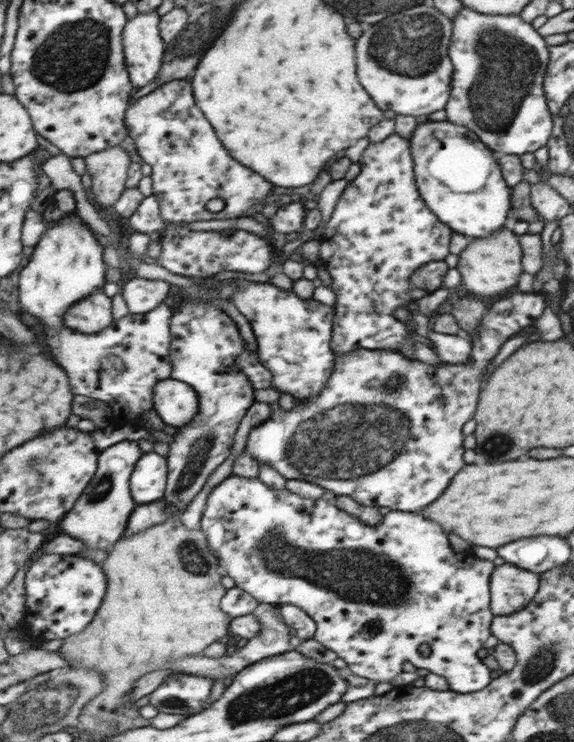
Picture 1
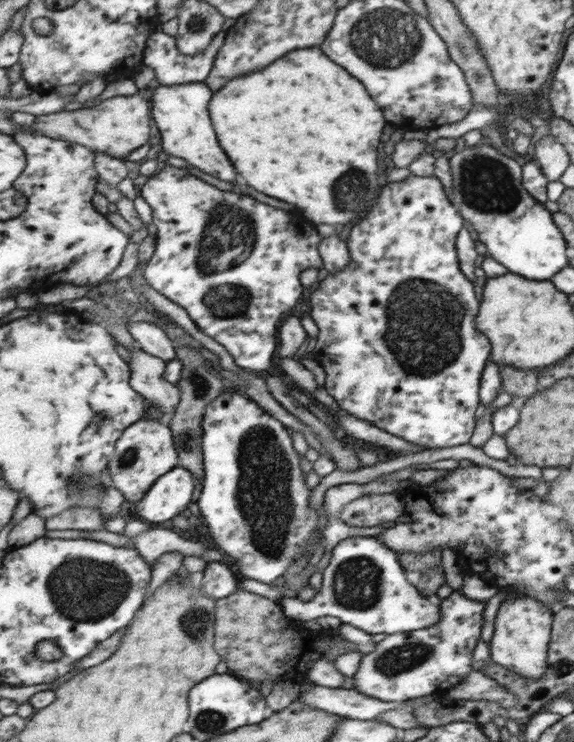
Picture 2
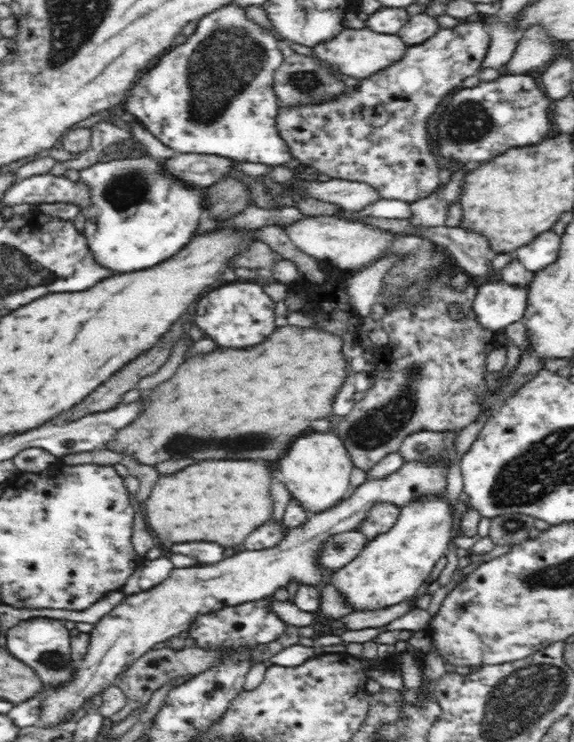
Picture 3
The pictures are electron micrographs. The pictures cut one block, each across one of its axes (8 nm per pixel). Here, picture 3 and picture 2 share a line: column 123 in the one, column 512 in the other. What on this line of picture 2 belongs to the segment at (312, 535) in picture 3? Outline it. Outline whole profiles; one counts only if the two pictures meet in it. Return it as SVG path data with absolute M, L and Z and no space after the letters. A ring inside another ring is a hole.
M517 595L514 599L503 600L497 608L493 634L489 639L488 659L509 672L525 678L539 678L545 672L549 644L549 622L551 610L529 596Z

